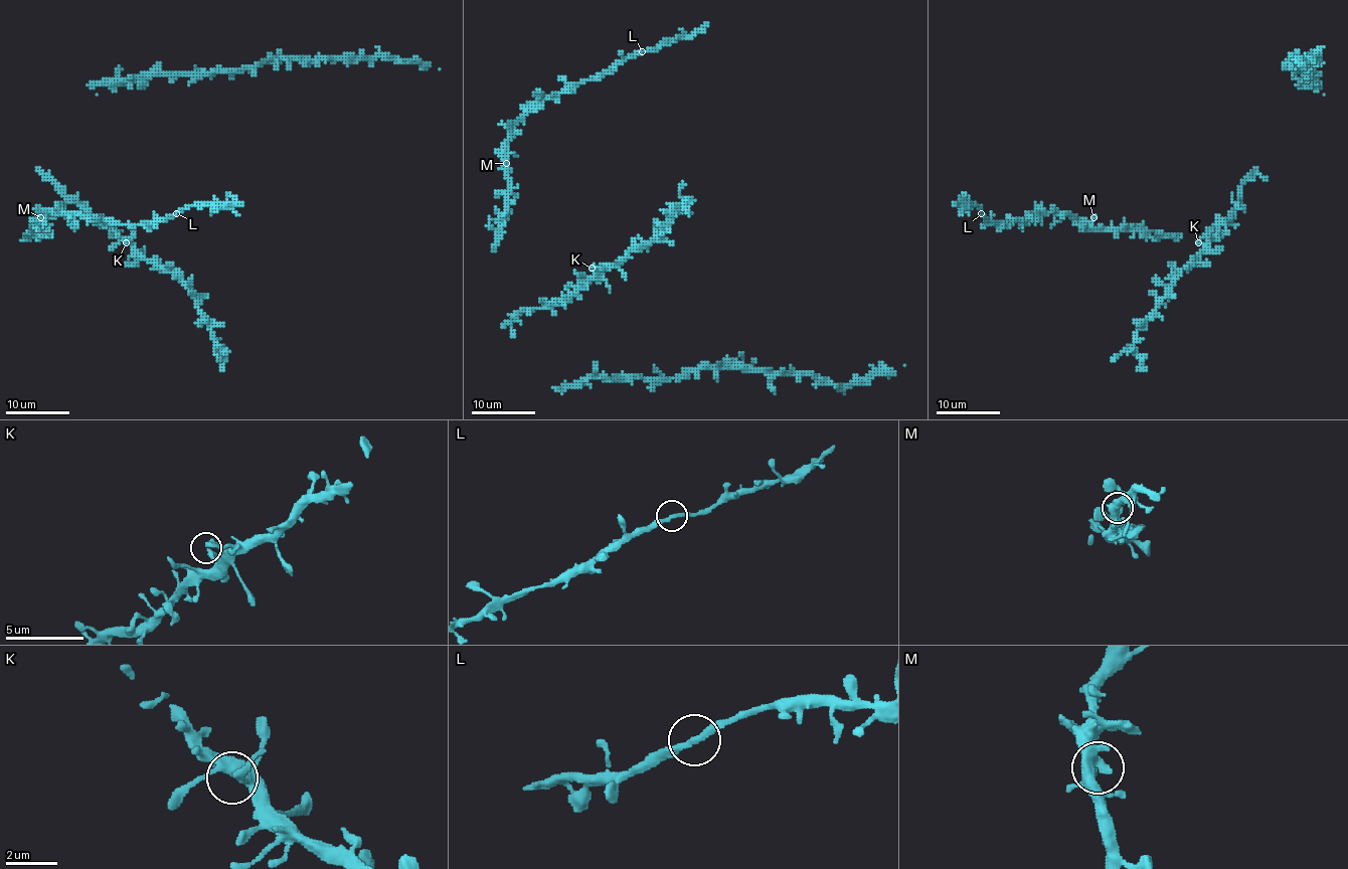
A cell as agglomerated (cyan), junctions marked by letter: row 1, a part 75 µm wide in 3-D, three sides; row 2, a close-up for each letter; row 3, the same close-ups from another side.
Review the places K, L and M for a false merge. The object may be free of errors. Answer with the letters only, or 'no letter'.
no letter

